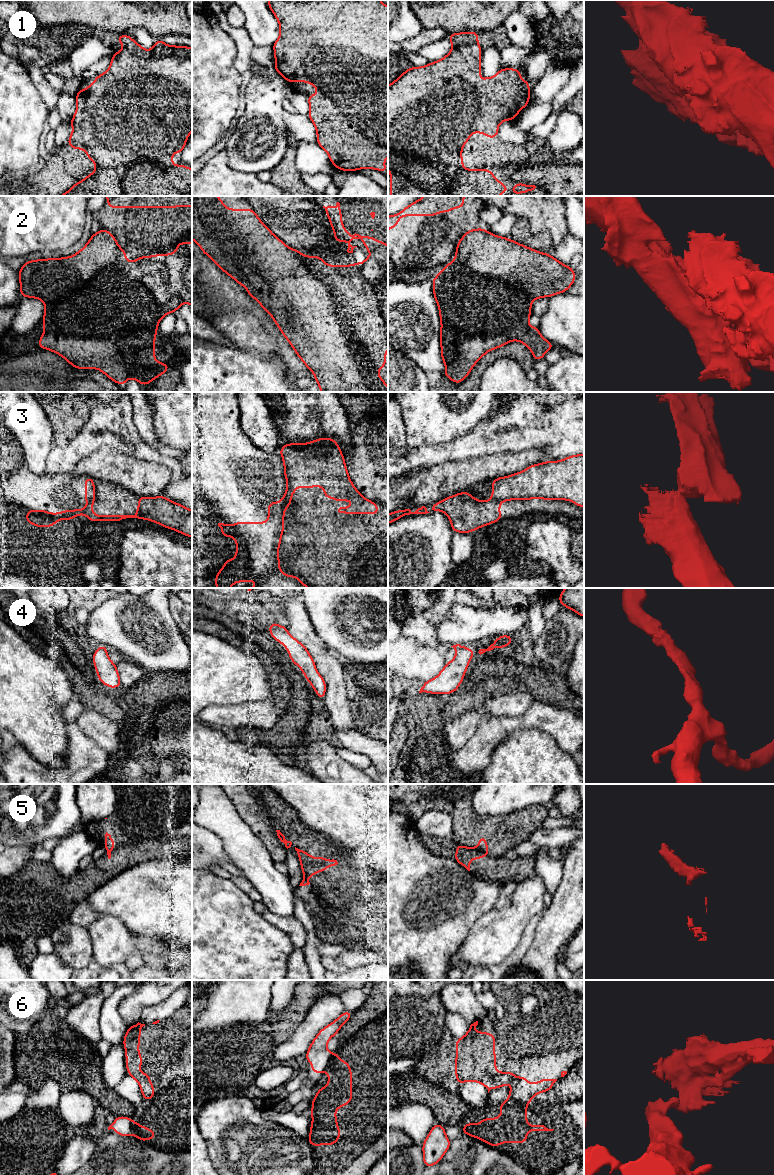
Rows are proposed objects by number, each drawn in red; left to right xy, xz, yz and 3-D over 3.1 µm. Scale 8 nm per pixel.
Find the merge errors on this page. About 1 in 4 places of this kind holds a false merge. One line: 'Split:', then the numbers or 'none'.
Split: 2, 3, 5, 6

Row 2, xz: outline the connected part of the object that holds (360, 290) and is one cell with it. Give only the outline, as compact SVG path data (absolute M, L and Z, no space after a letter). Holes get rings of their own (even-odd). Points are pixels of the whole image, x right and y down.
M306 256L310 261L310 274L330 289L338 305L338 322L344 332L349 332L361 345L364 359L375 368L385 368L388 349L388 256L366 256L363 263L353 265L326 265L319 256Z

